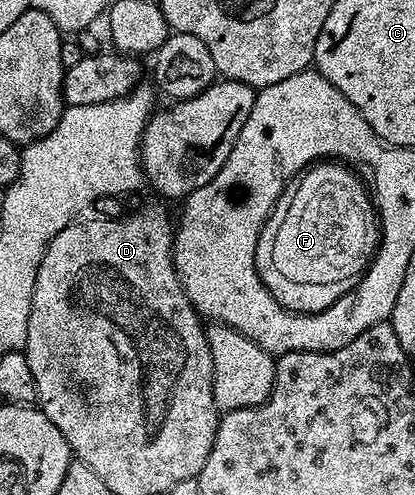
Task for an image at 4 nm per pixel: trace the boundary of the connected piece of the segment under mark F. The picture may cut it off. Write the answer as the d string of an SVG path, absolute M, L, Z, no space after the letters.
M320 160L307 167L307 170L295 179L294 185L285 189L284 193L280 195L272 213L269 214L268 219L260 227L260 239L256 245L256 270L260 274L262 284L270 292L270 296L274 296L274 300L278 300L278 304L282 304L286 309L295 312L295 314L317 314L322 312L326 308L330 308L330 304L334 304L334 300L338 300L348 293L353 286L357 286L364 276L364 271L368 269L372 262L377 246L380 244L378 211L373 199L370 197L369 187L365 183L364 187L348 170L351 169L347 165L336 160Z

